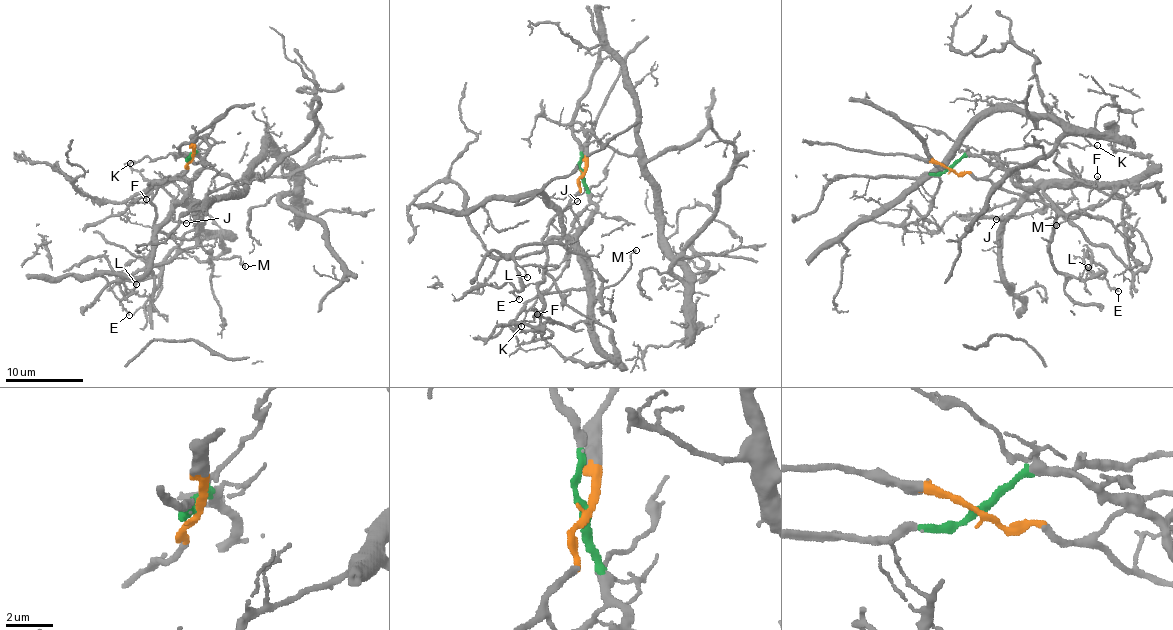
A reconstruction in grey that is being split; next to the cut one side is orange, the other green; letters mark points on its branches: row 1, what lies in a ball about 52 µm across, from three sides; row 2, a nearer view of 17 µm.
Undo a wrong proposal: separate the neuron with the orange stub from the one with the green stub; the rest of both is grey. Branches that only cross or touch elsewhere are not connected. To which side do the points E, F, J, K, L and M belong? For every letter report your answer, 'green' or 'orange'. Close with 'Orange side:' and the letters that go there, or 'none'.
E: green
F: green
J: green
K: green
L: green
M: green
Orange side: none

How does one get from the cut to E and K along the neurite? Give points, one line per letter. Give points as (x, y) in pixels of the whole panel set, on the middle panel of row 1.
E: (582, 173), (596, 210), (578, 231), (586, 259), (556, 244), (523, 246), (513, 255), (519, 299)
K: (582, 173), (582, 181), (588, 189), (588, 202), (567, 238), (567, 261), (561, 276), (538, 296), (521, 327)

